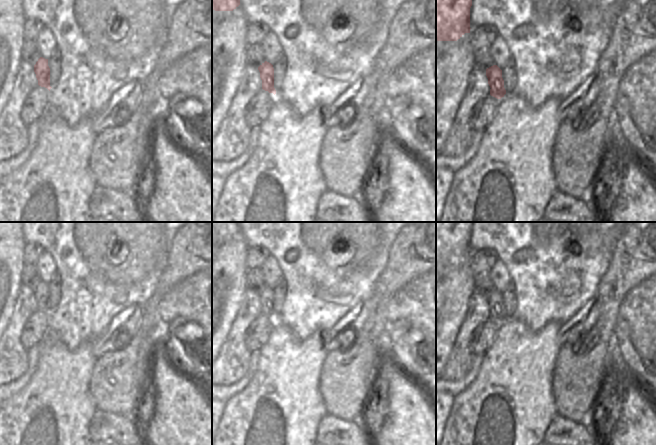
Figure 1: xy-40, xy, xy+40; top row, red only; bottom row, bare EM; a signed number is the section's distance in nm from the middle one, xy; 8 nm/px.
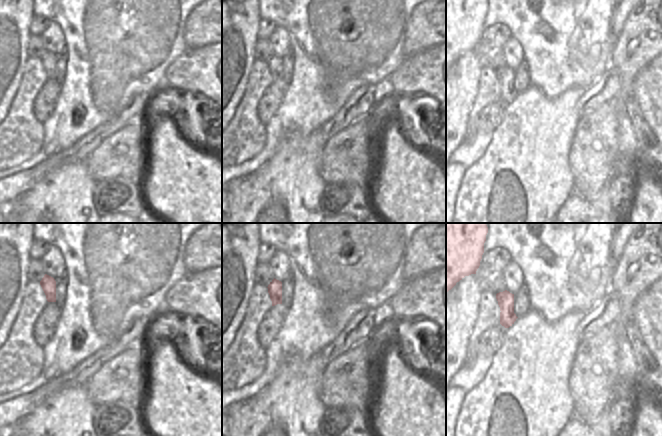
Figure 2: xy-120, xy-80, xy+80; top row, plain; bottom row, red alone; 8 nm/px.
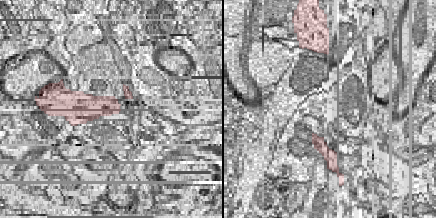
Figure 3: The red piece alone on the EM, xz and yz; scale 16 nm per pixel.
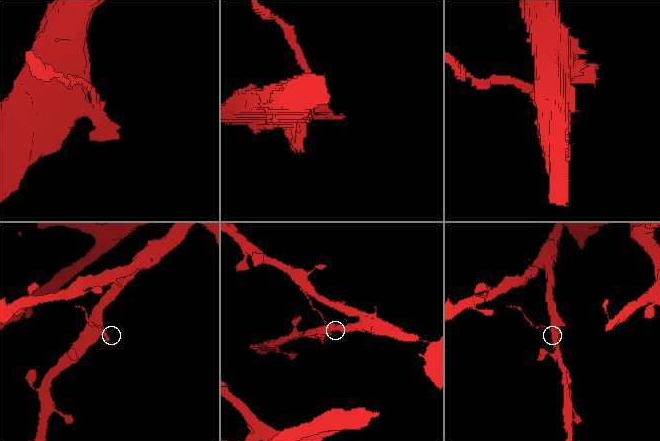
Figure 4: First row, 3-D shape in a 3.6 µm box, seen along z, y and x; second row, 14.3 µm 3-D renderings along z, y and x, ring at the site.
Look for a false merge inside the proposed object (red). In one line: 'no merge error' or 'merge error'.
merge error

